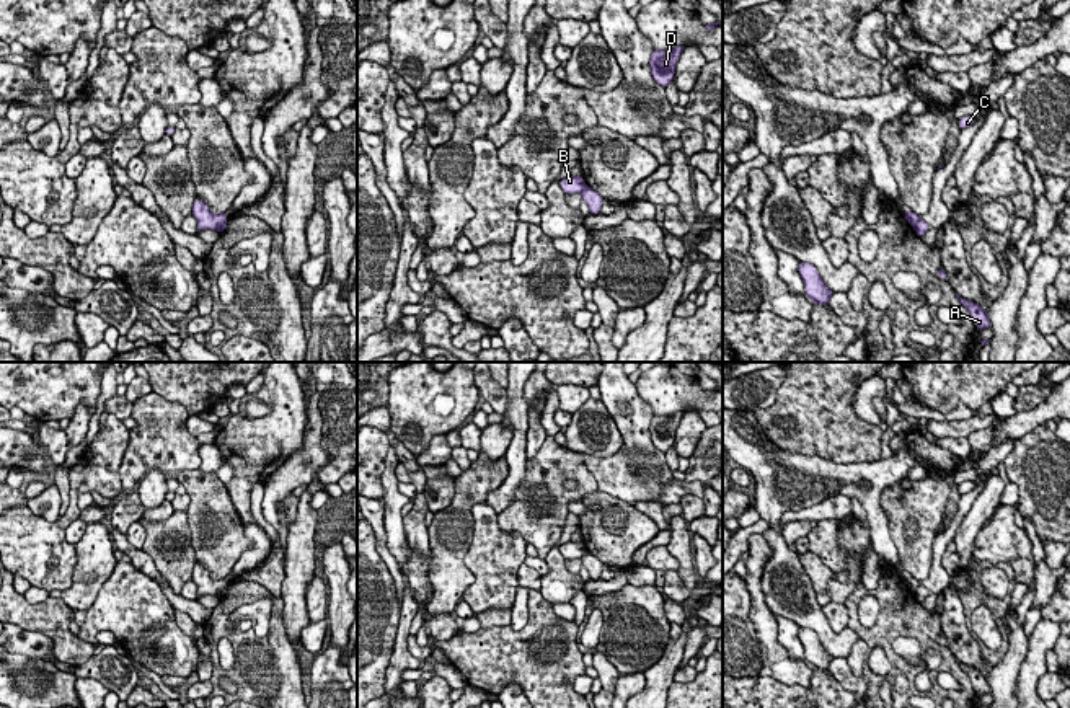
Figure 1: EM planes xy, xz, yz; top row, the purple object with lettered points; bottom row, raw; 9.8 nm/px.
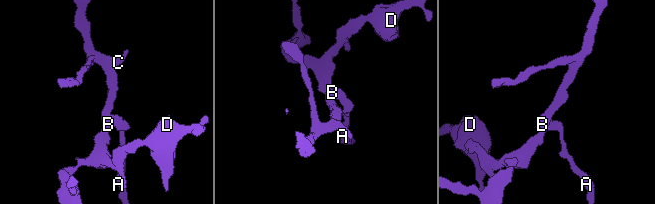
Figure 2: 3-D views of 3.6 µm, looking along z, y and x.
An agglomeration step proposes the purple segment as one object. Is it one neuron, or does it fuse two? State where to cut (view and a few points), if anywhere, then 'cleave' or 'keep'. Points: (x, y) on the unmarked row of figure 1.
cut in yz along (920, 584), (914, 592); cleave

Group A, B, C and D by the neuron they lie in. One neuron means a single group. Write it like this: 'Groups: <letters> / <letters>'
Groups: A / B C D

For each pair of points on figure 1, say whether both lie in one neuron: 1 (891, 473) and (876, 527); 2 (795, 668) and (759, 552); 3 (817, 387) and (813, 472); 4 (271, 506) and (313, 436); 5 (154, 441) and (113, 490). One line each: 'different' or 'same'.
1: same
2: same
3: different
4: same
5: different

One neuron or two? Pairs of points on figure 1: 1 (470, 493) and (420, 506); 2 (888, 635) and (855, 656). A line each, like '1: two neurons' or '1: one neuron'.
1: two neurons
2: two neurons

